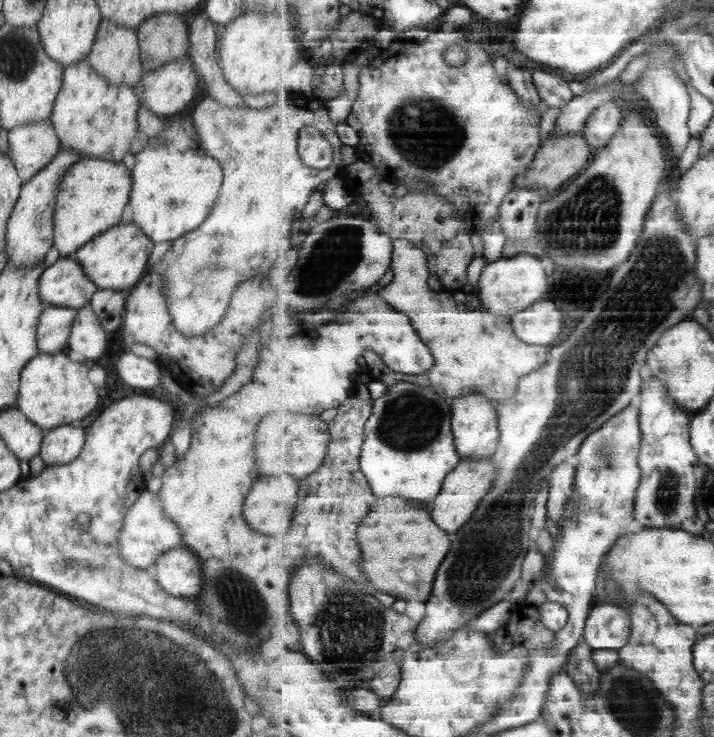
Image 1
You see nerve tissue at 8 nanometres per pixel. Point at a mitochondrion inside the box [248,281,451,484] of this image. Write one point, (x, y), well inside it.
(407, 423)

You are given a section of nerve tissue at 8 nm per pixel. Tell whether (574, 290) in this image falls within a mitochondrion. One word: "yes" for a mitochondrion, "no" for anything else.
no

